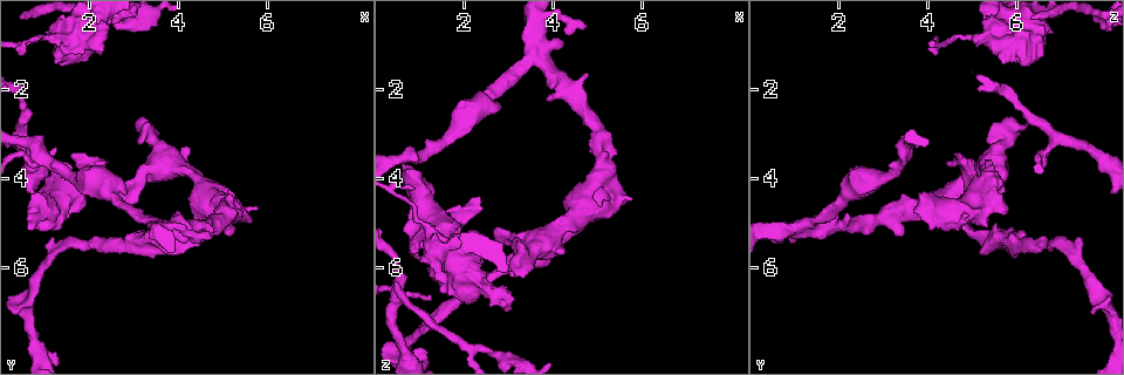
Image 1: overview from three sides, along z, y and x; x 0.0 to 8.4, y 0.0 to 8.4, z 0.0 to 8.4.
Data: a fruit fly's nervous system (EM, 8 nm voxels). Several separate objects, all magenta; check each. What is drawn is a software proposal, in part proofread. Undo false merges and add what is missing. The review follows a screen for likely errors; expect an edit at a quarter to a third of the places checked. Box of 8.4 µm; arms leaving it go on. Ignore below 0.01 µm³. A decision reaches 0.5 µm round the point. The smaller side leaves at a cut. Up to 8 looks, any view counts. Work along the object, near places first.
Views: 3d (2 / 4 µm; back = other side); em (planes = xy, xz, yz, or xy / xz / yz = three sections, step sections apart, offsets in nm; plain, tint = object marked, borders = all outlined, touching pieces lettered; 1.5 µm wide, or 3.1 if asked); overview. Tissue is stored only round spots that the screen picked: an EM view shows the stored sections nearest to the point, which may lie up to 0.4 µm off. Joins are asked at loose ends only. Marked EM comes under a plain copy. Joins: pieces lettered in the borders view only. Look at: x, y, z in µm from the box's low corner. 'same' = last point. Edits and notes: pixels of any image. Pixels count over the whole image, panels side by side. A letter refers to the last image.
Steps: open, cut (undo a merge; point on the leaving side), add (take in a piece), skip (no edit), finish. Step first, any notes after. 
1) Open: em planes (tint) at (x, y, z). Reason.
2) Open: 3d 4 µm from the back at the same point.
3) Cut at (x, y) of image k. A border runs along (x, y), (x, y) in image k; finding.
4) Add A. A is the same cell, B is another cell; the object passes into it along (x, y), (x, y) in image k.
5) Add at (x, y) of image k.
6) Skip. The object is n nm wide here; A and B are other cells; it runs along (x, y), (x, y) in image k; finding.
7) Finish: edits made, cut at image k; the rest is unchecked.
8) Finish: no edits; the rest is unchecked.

Open: em planes (borders) at (1.70, 4.30, 5.05). A fork.

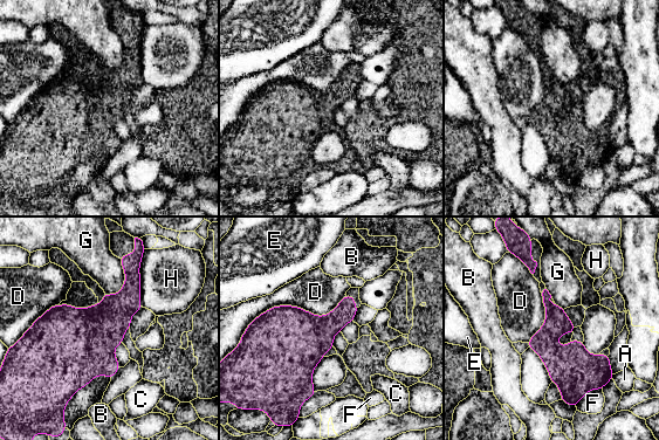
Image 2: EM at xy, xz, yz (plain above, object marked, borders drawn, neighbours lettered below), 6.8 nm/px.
Skip. The object is 200 nm wide here; the longest contact is with D, 800 nm; A, B, C, D, E, F, G and H are other cells; all the same neuron.

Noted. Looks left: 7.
Open: 3d 4 µm at (3.15, 3.20, 5.45). An open end.

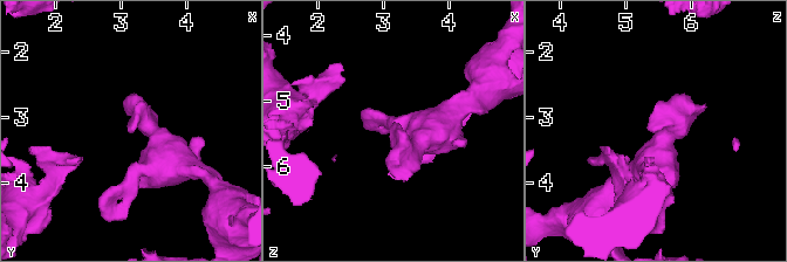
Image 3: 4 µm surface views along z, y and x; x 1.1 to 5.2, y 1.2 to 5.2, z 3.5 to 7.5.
Open: em yz step 8 (tint) at (3.15, 3.25, 5.40). The arms are 280, 500 nm wide.

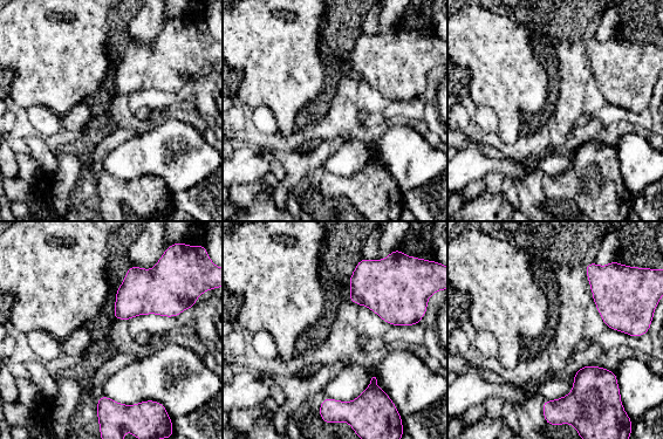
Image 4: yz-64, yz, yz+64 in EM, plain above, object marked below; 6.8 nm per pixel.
Open: em xz step 4 (borders) at the same point.

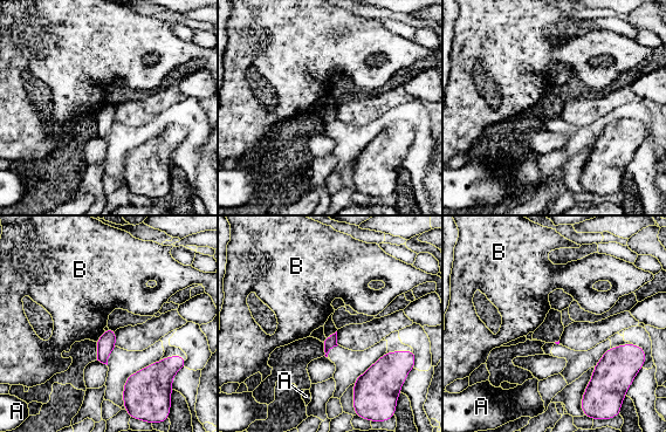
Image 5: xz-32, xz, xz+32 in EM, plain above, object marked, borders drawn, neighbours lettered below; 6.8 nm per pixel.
Skip. A and B are other cells; a border runs along (104, 330), (95, 341) in image 5; none of them fits.

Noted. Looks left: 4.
Open: 3d 2 µm at (3.90, 4.75, 2.20). Free end.

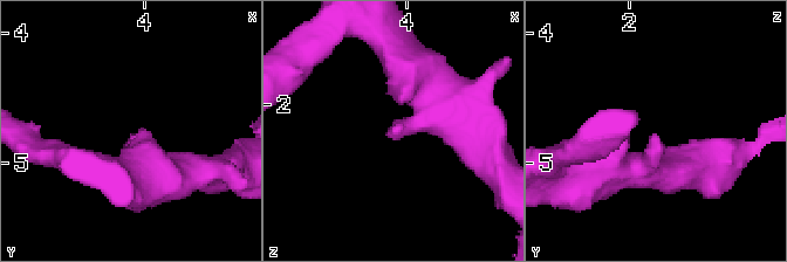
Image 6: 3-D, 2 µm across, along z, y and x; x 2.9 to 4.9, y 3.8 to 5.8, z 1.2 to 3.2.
Open: em planes (tint) at (3.90, 4.78, 2.20). The arms are 300, 300 nm wide; now the EM.

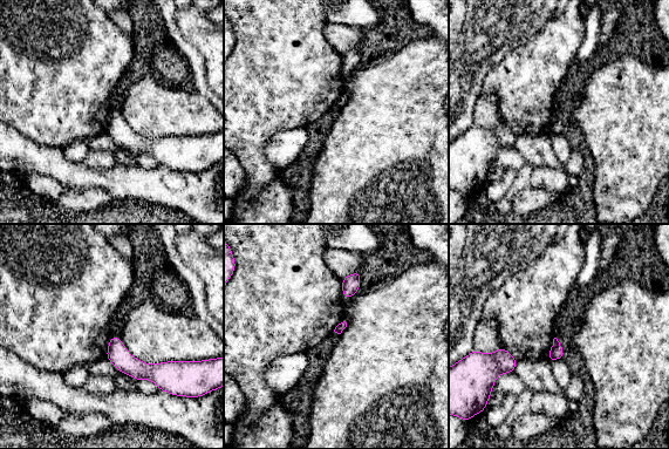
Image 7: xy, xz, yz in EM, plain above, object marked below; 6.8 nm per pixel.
Open: em planes (borders) at the same point.

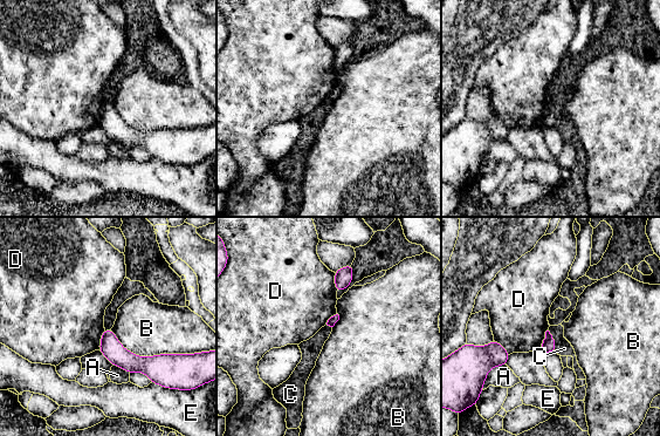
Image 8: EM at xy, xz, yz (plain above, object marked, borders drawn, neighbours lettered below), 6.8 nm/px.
Add C. C is the same cell, A, B, D and E are other cells; the object passes into it along (549, 345), (555, 341), (564, 348) in image 8; the neuron continues.

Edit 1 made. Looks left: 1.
Finish: edits made, add at image 8; the rest is unchecked.

